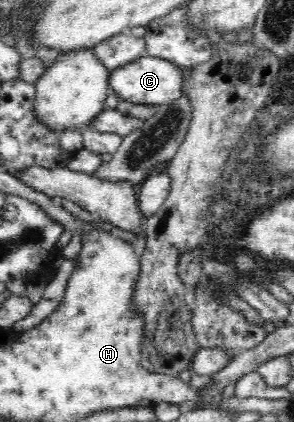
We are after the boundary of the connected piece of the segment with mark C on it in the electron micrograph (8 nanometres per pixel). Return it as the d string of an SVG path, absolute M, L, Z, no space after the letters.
M139 56L123 67L111 71L109 85L113 87L116 95L123 100L136 104L171 103L179 99L186 89L186 72L170 61L151 56Z

